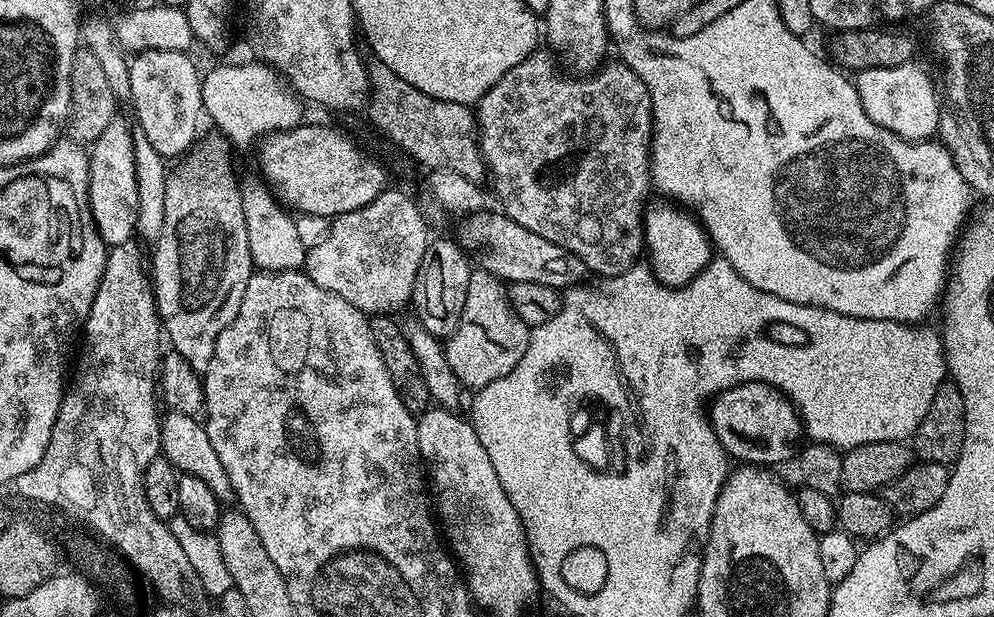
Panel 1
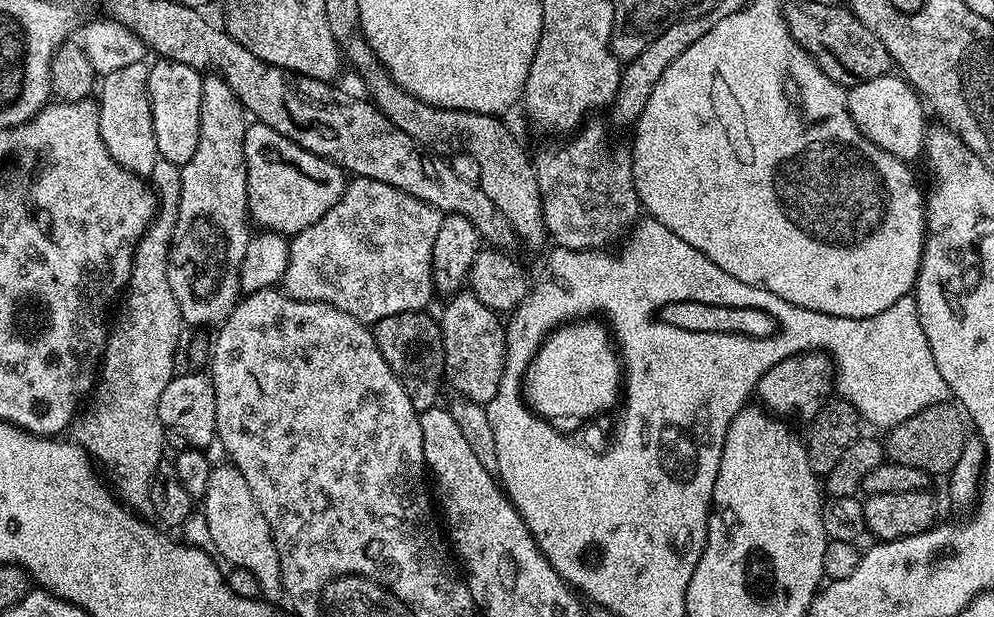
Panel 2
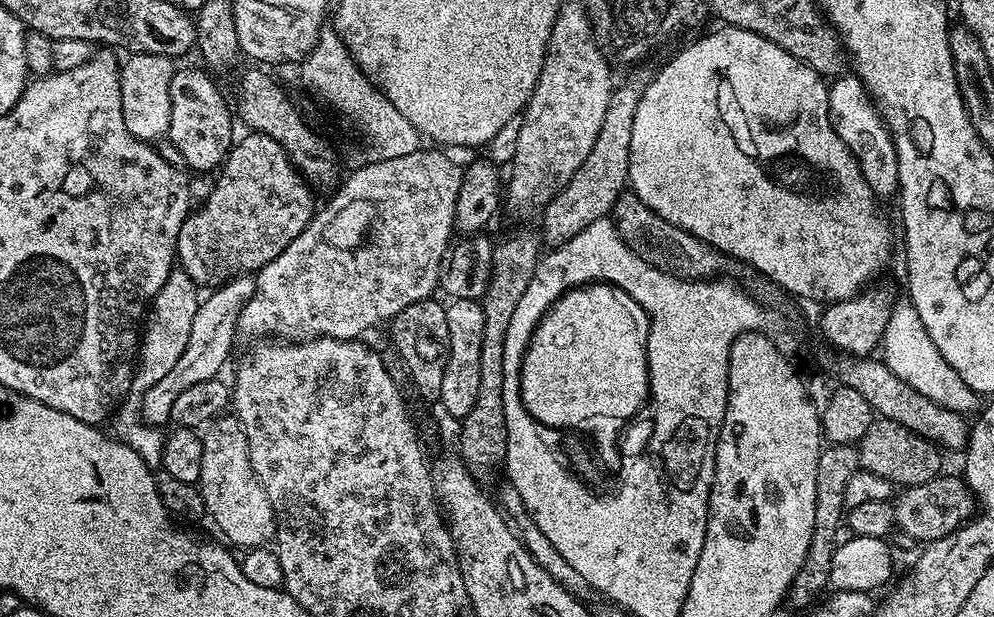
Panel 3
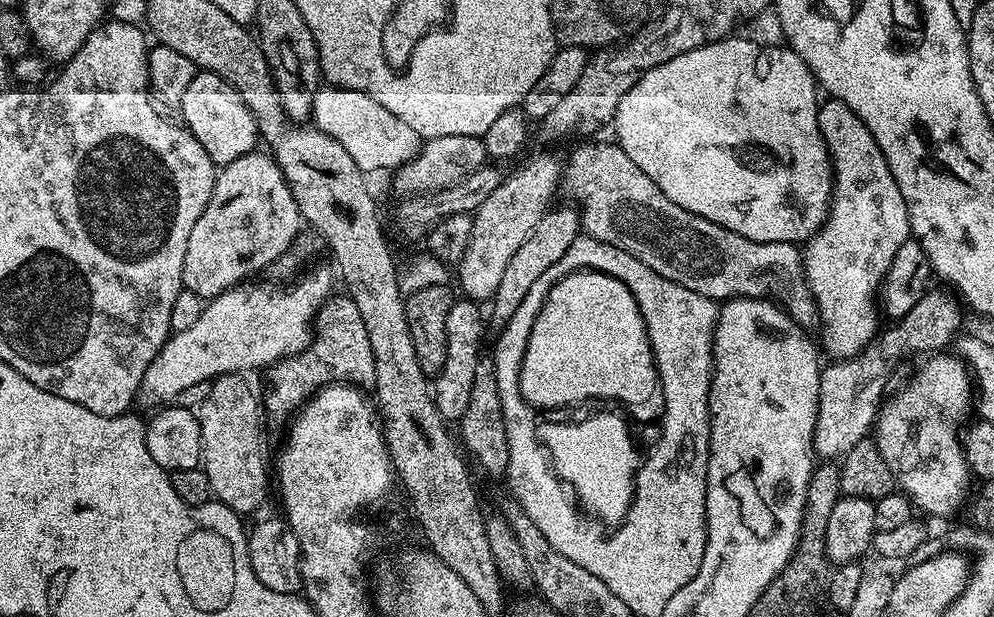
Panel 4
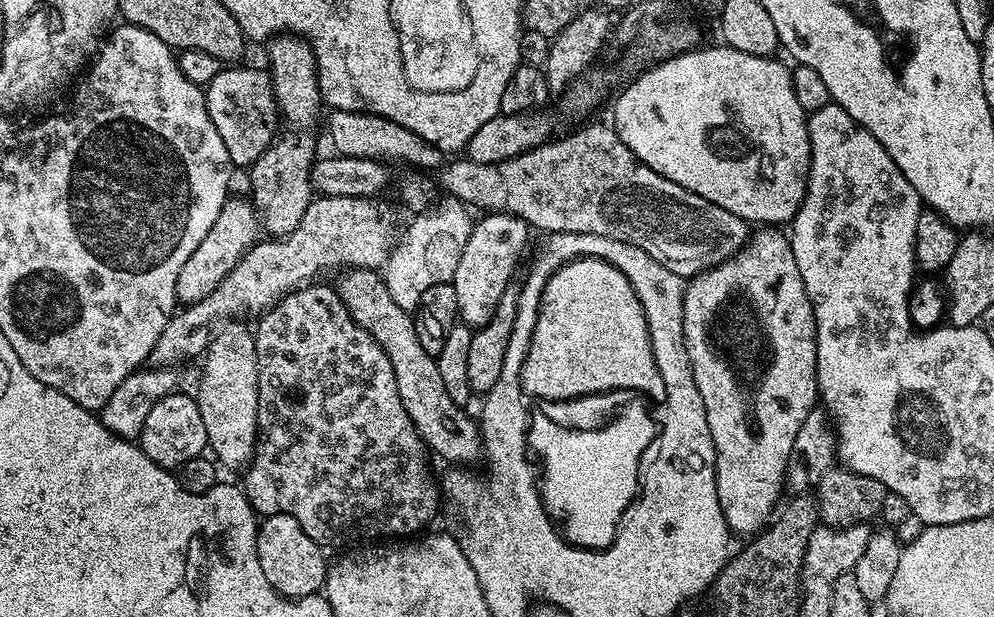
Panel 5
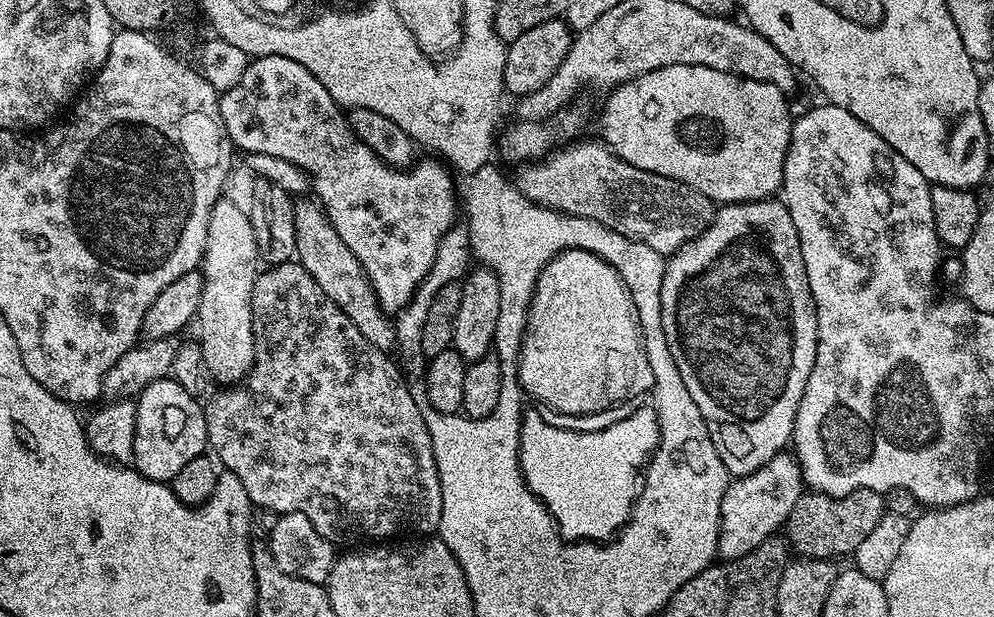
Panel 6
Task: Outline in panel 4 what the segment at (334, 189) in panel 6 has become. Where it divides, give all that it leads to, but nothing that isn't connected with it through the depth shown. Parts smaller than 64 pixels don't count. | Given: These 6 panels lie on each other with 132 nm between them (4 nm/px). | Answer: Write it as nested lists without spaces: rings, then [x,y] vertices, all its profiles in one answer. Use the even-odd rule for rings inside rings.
[[[197,71],[190,86],[186,86],[186,94],[182,94],[178,101],[178,108],[184,115],[184,127],[194,134],[194,138],[198,138],[198,142],[202,142],[202,148],[217,166],[234,162],[234,158],[242,158],[242,154],[257,147],[256,119],[250,106],[246,106],[242,94],[238,94],[234,85],[227,84],[218,74]]]

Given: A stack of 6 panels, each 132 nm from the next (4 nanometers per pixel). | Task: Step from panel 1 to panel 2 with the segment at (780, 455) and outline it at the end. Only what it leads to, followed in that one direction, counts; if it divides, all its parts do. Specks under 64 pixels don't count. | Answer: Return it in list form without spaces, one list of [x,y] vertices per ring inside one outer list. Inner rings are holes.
[[[819,350],[800,352],[797,356],[791,356],[782,362],[778,362],[774,366],[770,366],[770,370],[766,370],[766,374],[762,374],[754,384],[755,399],[760,399],[761,401],[759,401],[759,403],[763,405],[771,415],[777,418],[783,418],[788,422],[793,422],[792,420],[811,422],[830,400],[833,392],[834,369],[832,362],[825,353]]]

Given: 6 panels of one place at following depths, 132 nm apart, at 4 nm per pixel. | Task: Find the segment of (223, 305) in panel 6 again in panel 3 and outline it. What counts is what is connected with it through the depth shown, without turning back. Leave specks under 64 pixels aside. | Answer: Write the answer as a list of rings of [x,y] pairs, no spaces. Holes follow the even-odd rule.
[[[221,414],[203,429],[202,439],[202,474],[198,487],[204,499],[205,513],[209,517],[212,515],[213,522],[220,527],[221,534],[225,536],[223,539],[229,545],[241,544],[244,550],[267,545],[276,535],[276,511],[270,506],[270,498],[266,498],[262,482],[254,474],[242,426],[236,421],[235,415]]]

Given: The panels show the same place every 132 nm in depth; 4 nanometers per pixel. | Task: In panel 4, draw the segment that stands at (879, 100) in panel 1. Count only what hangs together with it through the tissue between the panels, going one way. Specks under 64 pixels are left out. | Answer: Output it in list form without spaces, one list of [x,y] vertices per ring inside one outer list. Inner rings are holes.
[[[831,98],[825,101],[819,105],[818,126],[828,143],[828,153],[832,155],[832,203],[828,206],[824,225],[803,245],[802,255],[804,278],[816,300],[818,324],[824,327],[824,348],[832,358],[847,358],[864,351],[878,335],[878,308],[872,305],[872,299],[877,299],[886,270],[890,270],[898,246],[910,238],[912,227],[908,221],[906,198],[902,198],[902,190],[898,190],[898,182],[894,182],[894,174],[890,174],[882,150],[878,150],[874,134],[866,130],[862,118],[858,118],[850,106]]]

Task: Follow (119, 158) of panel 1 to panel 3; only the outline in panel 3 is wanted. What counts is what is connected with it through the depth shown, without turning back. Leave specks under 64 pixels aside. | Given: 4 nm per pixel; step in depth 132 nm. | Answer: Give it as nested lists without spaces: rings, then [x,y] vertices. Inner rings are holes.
[[[138,52],[127,57],[128,61],[120,64],[120,93],[122,94],[122,118],[126,122],[126,130],[134,134],[134,138],[149,142],[159,141],[167,137],[170,126],[170,82],[172,75],[178,68],[171,56],[159,56],[158,54],[146,54]]]

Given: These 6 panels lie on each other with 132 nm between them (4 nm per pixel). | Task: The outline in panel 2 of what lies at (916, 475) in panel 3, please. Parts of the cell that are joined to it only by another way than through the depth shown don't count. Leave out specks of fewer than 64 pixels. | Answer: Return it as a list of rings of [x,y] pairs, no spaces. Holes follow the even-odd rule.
[[[955,403],[931,404],[926,410],[890,429],[886,439],[887,459],[893,464],[914,466],[914,470],[922,470],[932,478],[947,477],[954,466],[958,466],[958,458],[962,458],[962,446],[966,439],[964,424],[966,428],[965,417]]]

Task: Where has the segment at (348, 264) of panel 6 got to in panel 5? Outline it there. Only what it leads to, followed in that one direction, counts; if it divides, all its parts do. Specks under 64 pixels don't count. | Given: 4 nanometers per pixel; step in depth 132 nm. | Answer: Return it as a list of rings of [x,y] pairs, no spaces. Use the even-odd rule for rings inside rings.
[[[348,270],[341,276],[344,277],[341,278],[340,284],[338,283],[338,295],[342,298],[350,318],[354,318],[354,322],[358,322],[358,326],[362,326],[362,330],[366,330],[366,334],[370,334],[370,338],[374,338],[378,346],[382,346],[386,358],[390,358],[390,366],[394,366],[394,382],[398,382],[398,398],[402,398],[402,406],[406,406],[406,414],[410,414],[410,422],[414,422],[418,434],[424,439],[427,451],[432,454],[437,452],[442,459],[449,460],[449,465],[472,466],[472,463],[476,459],[480,460],[482,456],[481,425],[475,419],[472,421],[464,413],[465,409],[456,404],[450,394],[446,394],[442,374],[438,374],[436,357],[426,354],[422,342],[418,342],[413,313],[401,308],[390,298],[386,282],[379,271]]]

